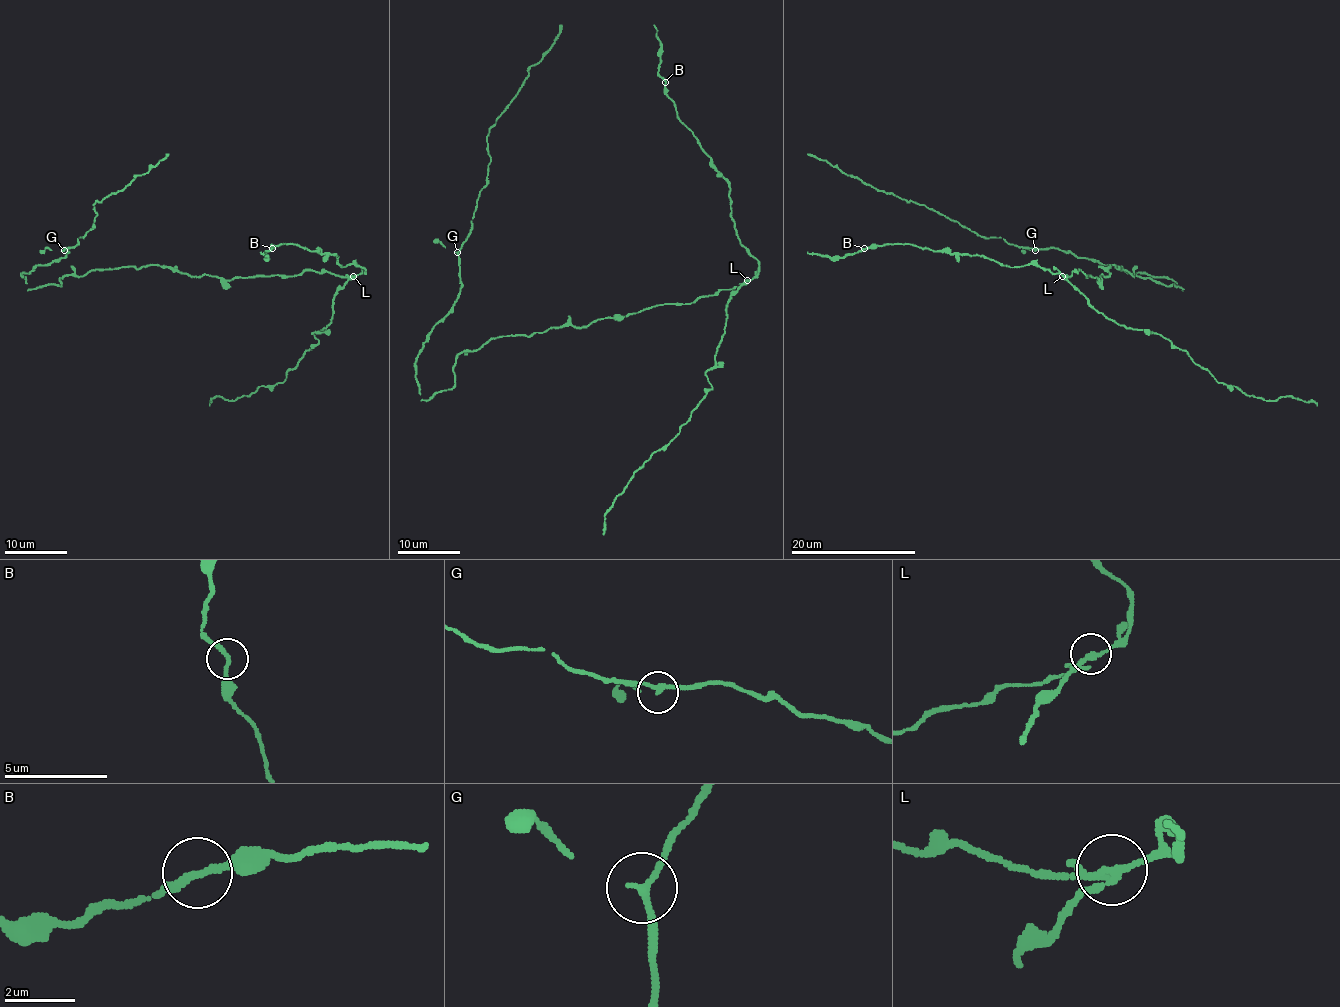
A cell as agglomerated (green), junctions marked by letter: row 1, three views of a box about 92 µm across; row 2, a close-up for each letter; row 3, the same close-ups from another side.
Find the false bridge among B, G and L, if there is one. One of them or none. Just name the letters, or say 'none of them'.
L

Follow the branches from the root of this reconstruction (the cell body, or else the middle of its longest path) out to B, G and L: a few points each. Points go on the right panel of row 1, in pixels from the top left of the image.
B: (1117, 267), (1099, 280), (912, 244), (864, 249)
G: (1117, 267), (1133, 277), (1147, 277), (1183, 289), (1170, 278), (1130, 274), (1053, 247), (1035, 250)
L: (1117, 267), (1111, 264), (1109, 275), (1102, 274), (1099, 280), (1081, 271), (1063, 275)

